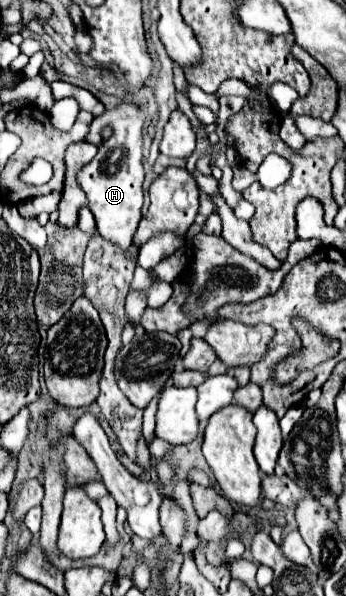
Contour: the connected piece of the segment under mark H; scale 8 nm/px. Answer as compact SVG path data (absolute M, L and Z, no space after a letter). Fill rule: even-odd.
M121 103L113 109L107 109L101 117L95 117L89 133L83 141L95 143L99 147L99 153L93 157L93 161L77 171L77 183L85 191L89 199L89 209L95 215L97 231L105 237L117 243L119 247L127 249L133 241L135 227L141 221L141 207L143 207L143 127L147 121L147 113L133 105L133 103ZM109 125L113 127L113 135L109 139L99 139L93 135L99 135L99 131Z

